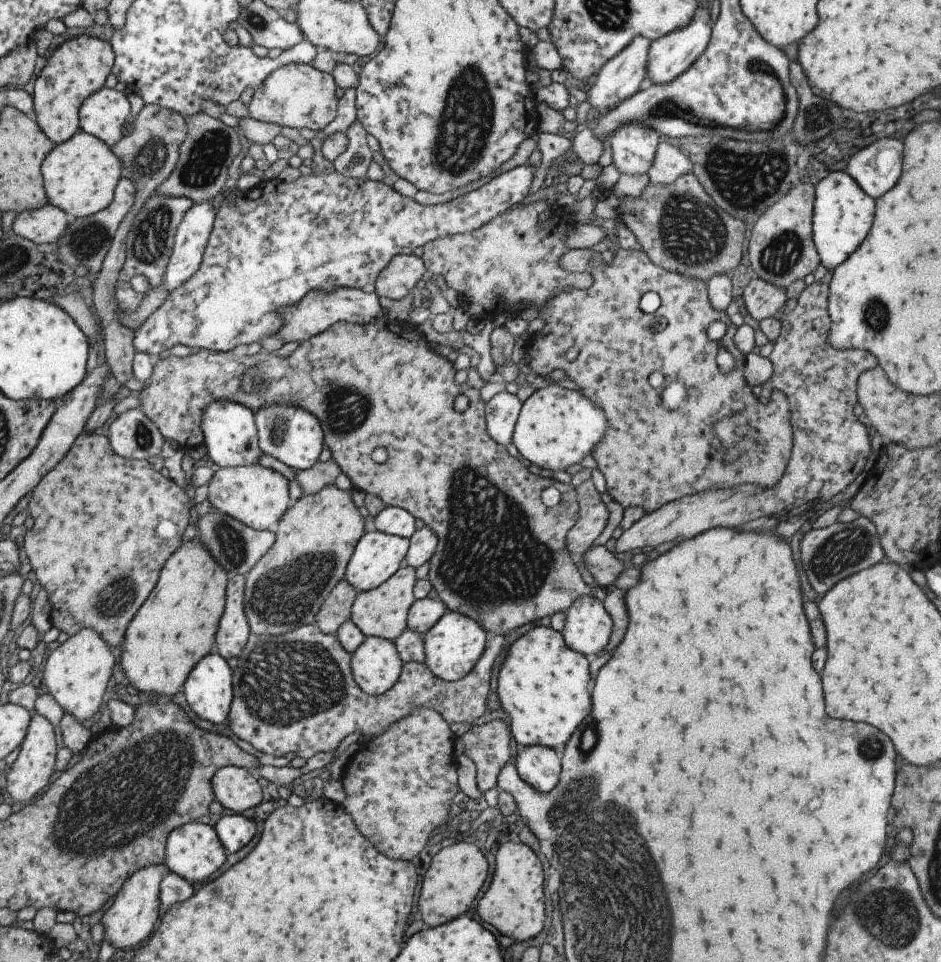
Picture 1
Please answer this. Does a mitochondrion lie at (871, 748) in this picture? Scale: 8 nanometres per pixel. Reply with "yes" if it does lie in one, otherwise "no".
yes

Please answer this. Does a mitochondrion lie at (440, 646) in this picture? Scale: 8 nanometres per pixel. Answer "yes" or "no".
no

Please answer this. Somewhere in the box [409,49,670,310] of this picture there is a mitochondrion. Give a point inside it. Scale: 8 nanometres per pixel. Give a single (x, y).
(466, 118)

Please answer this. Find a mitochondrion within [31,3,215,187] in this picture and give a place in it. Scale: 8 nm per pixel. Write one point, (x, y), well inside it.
(151, 154)

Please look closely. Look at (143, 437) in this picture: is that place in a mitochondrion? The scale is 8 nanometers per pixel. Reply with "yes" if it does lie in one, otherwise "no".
yes

